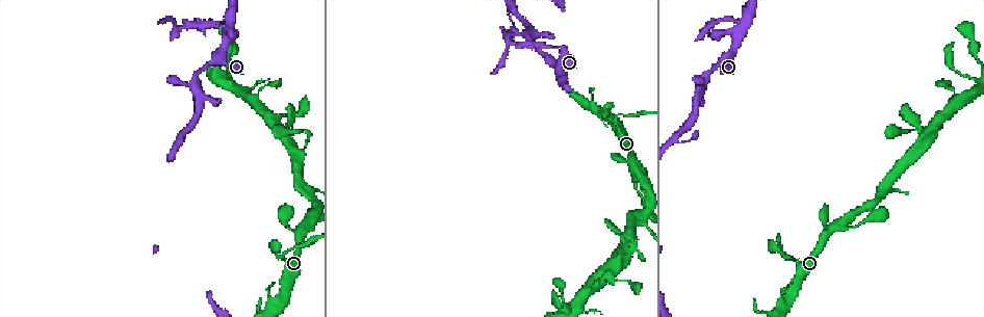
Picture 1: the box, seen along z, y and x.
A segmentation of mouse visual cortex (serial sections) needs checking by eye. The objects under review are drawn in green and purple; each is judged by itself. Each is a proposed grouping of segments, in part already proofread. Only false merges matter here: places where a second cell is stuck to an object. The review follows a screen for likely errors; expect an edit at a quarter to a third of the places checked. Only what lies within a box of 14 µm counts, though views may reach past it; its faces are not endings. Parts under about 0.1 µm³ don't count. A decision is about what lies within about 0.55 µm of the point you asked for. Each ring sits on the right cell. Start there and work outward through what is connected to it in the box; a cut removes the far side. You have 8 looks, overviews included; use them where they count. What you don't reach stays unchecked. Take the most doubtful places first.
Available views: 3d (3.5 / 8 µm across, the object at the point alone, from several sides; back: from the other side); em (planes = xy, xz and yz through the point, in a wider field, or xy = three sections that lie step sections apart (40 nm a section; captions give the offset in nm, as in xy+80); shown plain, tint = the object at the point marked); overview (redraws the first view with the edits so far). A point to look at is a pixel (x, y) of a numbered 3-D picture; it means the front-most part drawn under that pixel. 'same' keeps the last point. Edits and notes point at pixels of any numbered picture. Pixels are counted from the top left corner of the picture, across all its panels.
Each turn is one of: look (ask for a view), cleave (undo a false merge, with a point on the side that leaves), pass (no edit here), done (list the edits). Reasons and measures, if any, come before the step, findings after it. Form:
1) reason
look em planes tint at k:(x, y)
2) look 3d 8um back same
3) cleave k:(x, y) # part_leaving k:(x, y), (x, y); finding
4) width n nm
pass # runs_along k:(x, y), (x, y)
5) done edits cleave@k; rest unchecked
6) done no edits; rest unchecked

abrupt turn
look 3d 3.5um at 1:(562, 49)

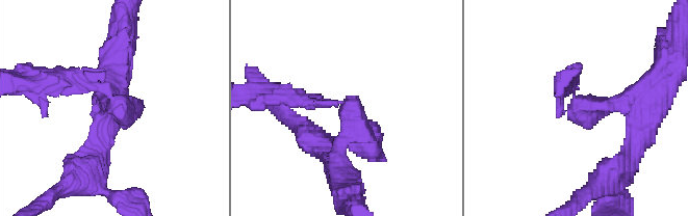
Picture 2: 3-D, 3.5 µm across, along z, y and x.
arm_widths 100, 300 nm; shape alone is not enough
look em xy step 5 tint at 2:(120, 106)

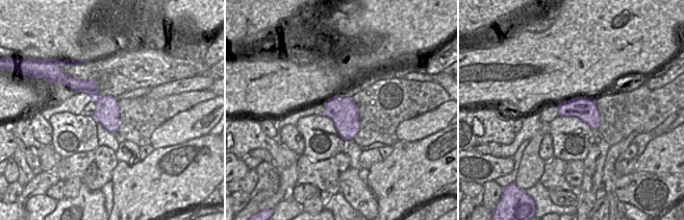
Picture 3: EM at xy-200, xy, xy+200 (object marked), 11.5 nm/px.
width 340 nm
cleave 2:(76, 88) # part_leaving 2:(107, 96), (75, 79), (24, 82); two cells meet here

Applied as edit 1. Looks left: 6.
look overview

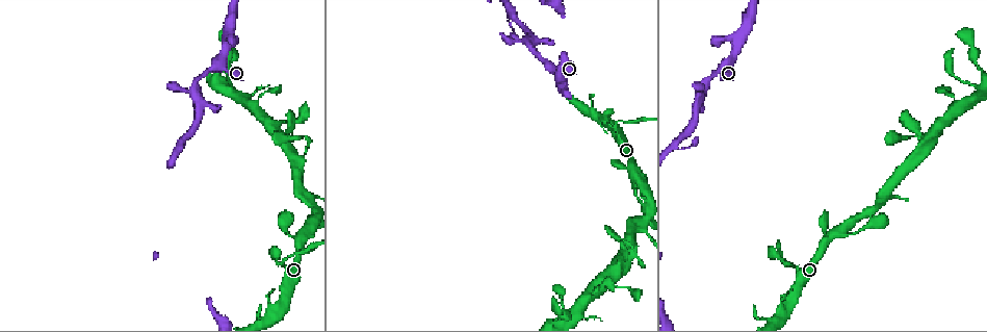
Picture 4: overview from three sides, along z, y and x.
sharp bend
look 3d 8um at 4:(614, 127)

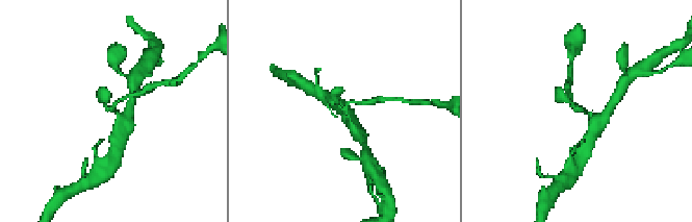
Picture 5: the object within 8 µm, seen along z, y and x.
zoom in
look 3d 3.5um at 5:(576, 108)

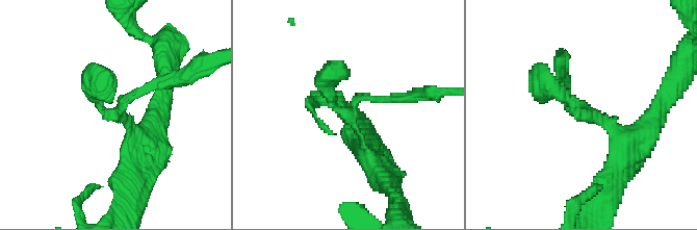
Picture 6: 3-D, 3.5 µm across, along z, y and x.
look em xy step 5 tint at 6:(350, 110)

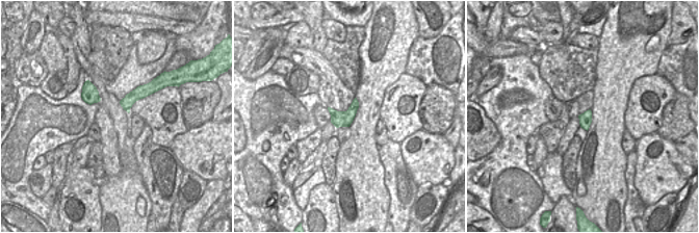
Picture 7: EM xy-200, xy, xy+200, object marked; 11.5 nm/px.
cleave 6:(388, 99) # part_leaving 6:(362, 97), (448, 92); a second cell is stuck on

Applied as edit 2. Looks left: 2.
done edits cleave@2, cleave@6; rest unchecked

